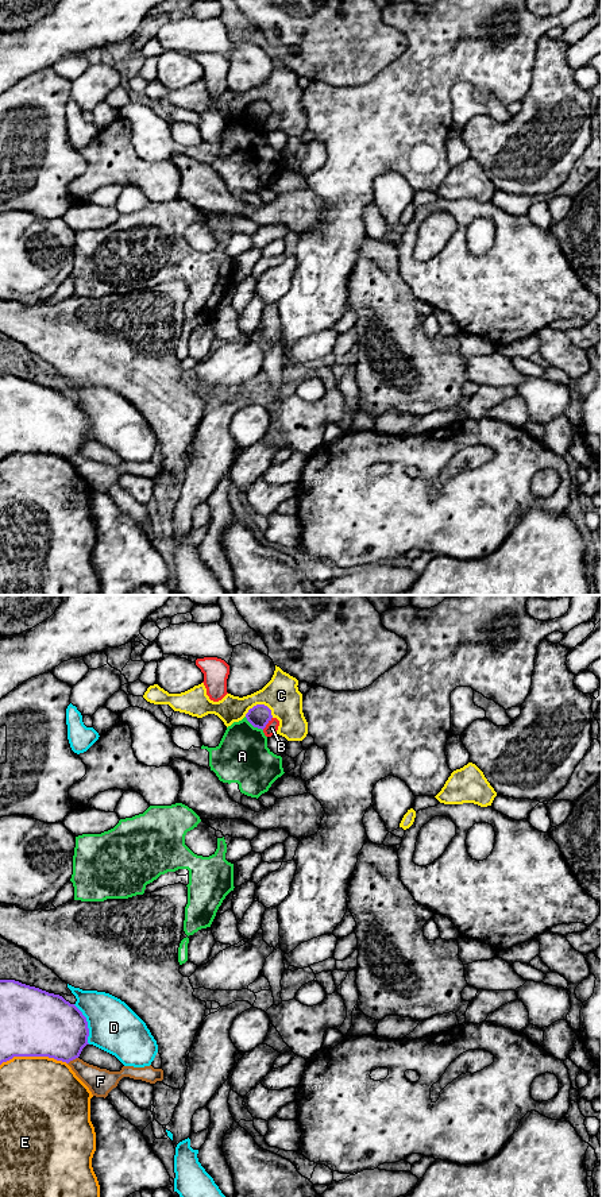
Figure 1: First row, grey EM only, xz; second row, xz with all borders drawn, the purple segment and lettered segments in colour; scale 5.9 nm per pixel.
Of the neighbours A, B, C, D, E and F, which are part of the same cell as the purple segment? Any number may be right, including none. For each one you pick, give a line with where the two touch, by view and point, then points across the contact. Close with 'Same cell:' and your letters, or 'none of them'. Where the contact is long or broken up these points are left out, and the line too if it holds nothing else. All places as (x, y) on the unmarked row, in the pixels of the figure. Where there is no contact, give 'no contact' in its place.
Same cell: none of them

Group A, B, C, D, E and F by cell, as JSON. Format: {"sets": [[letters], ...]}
{"sets": [["A"], ["B"], ["C"], ["D"], ["E"], ["F"]]}

